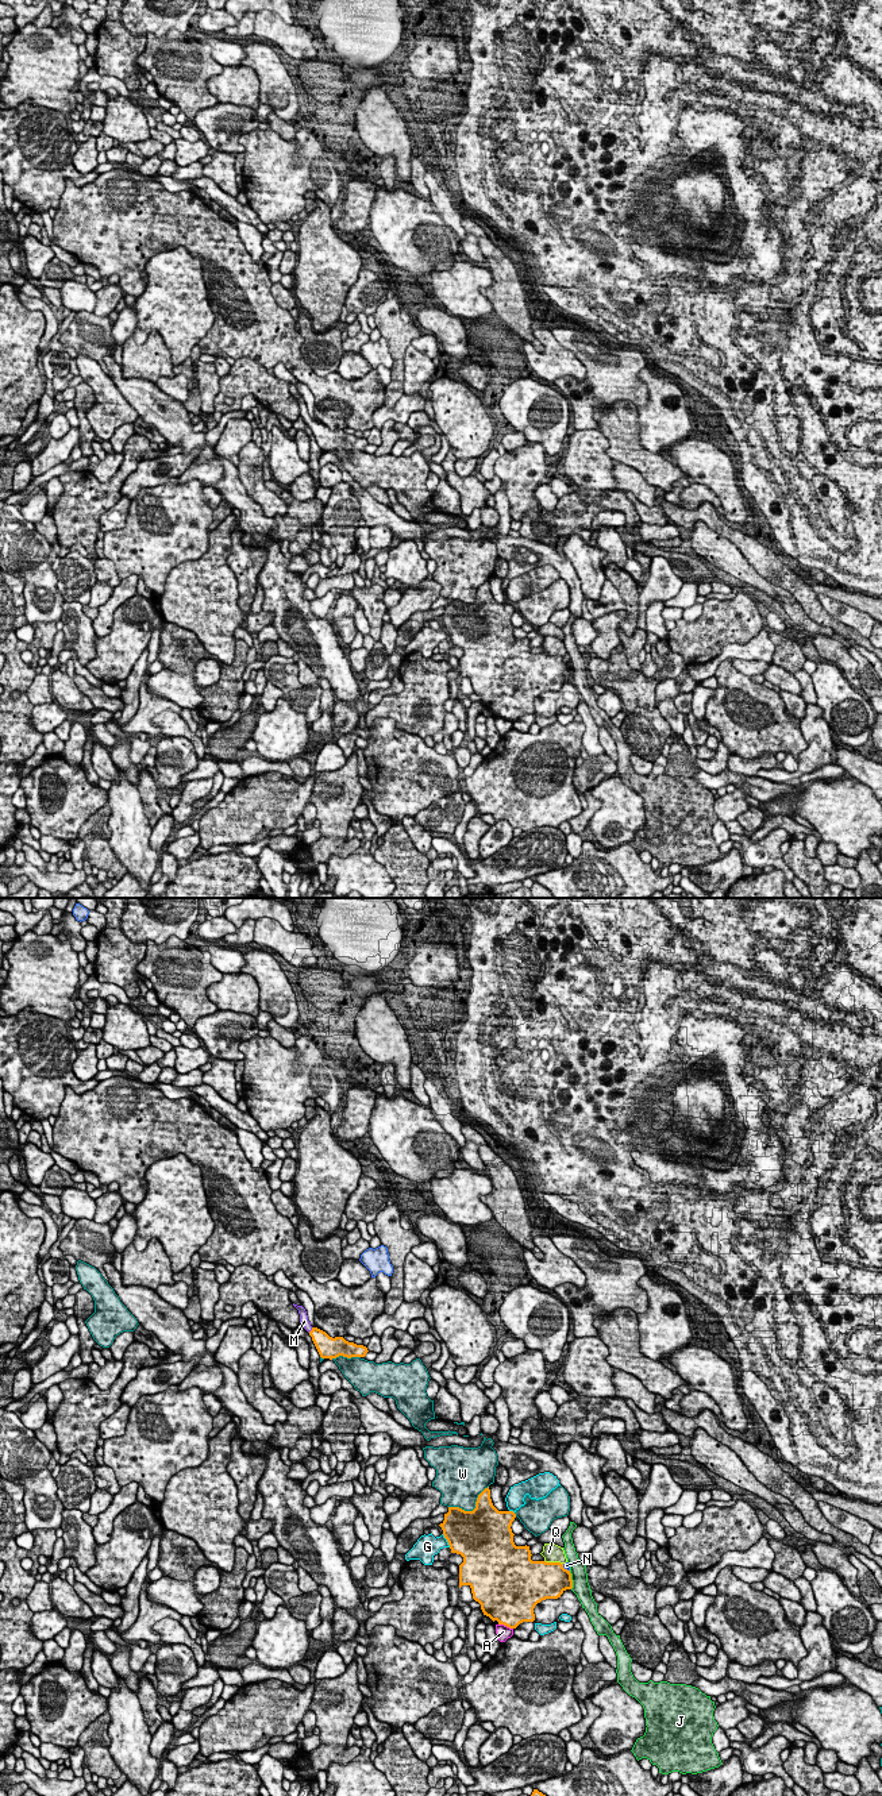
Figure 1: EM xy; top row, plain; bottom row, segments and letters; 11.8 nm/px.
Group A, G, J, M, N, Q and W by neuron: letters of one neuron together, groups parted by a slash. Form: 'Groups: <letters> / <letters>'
Groups: A / G / J / M / N / Q / W

